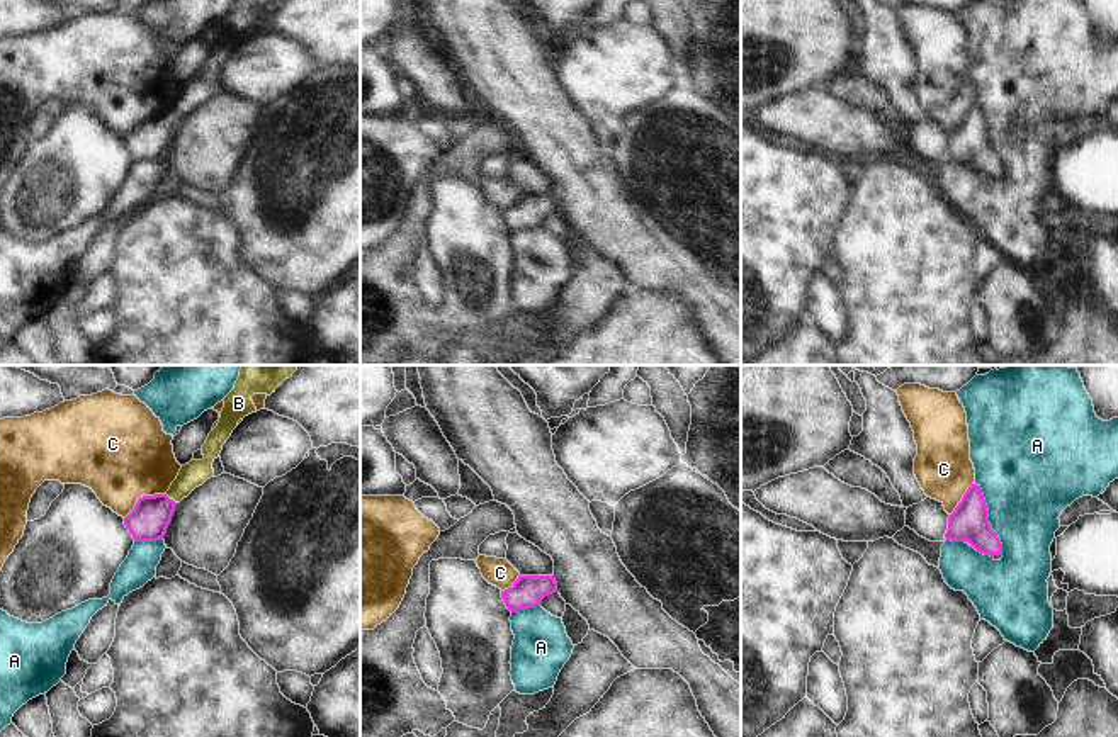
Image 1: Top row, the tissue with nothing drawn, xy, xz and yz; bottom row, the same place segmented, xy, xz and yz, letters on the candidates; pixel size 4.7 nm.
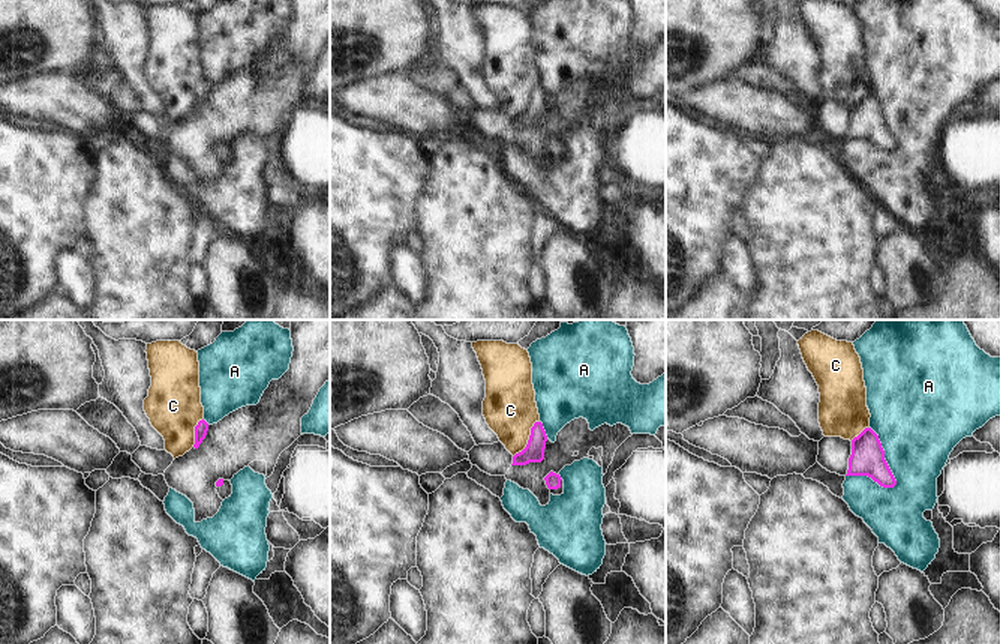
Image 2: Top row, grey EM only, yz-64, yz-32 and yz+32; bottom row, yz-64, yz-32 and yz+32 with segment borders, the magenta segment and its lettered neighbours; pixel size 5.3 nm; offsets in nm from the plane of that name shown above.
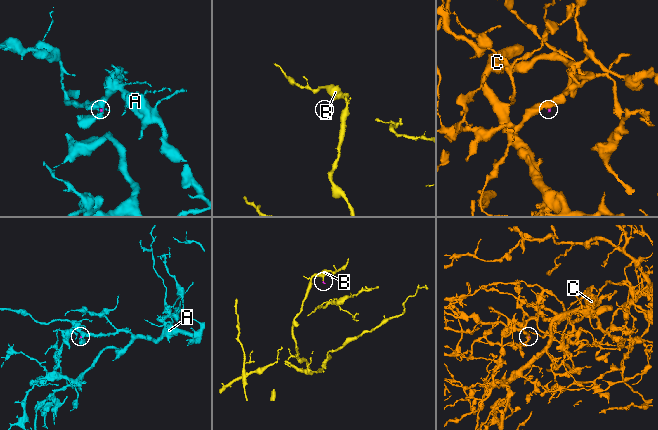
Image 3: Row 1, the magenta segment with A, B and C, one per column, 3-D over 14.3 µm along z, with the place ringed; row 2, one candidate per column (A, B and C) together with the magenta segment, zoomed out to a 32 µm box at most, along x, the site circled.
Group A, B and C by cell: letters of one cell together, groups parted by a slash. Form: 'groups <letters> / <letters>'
groups A / B / C

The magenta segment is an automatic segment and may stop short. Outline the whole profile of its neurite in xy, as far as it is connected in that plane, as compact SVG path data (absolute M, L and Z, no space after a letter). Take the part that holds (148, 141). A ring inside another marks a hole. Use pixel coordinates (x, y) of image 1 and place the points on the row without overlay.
M236 0L234 8L224 17L217 46L202 65L204 78L182 85L177 98L165 114L139 117L134 129L124 138L124 144L134 161L156 161L165 156L175 126L214 95L212 82L219 76L223 65L238 46L238 41L257 32L251 15L270 15L282 2L284 0Z

